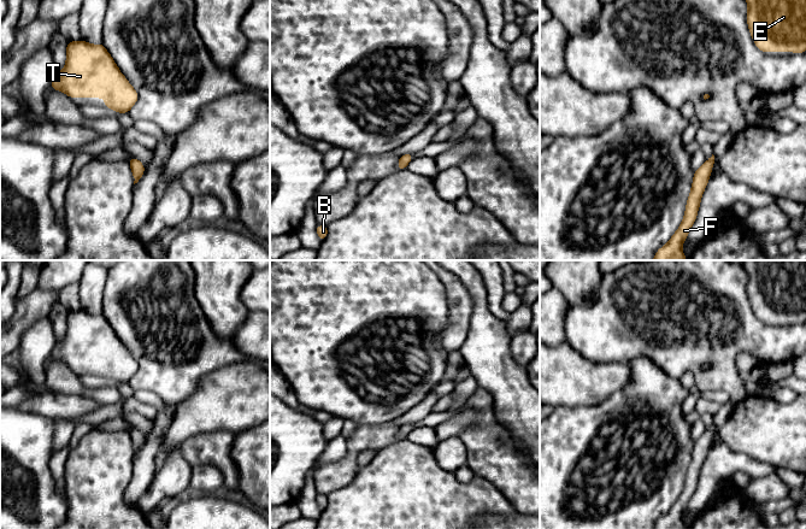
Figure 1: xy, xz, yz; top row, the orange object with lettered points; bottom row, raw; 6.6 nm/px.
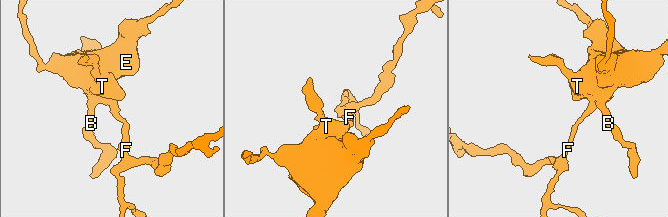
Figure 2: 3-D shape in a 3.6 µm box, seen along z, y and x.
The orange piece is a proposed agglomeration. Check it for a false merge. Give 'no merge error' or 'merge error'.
no merge error

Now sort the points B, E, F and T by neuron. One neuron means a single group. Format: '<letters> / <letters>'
B E F T

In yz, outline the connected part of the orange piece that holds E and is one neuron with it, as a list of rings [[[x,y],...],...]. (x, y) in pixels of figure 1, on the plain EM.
[[[743,260],[748,275],[747,294],[761,322],[806,321],[806,260]]]

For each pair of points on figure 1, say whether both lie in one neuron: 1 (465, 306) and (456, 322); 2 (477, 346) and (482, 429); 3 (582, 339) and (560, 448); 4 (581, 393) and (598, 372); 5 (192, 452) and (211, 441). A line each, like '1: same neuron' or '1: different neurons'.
1: same neuron
2: different neurons
3: different neurons
4: same neuron
5: same neuron

